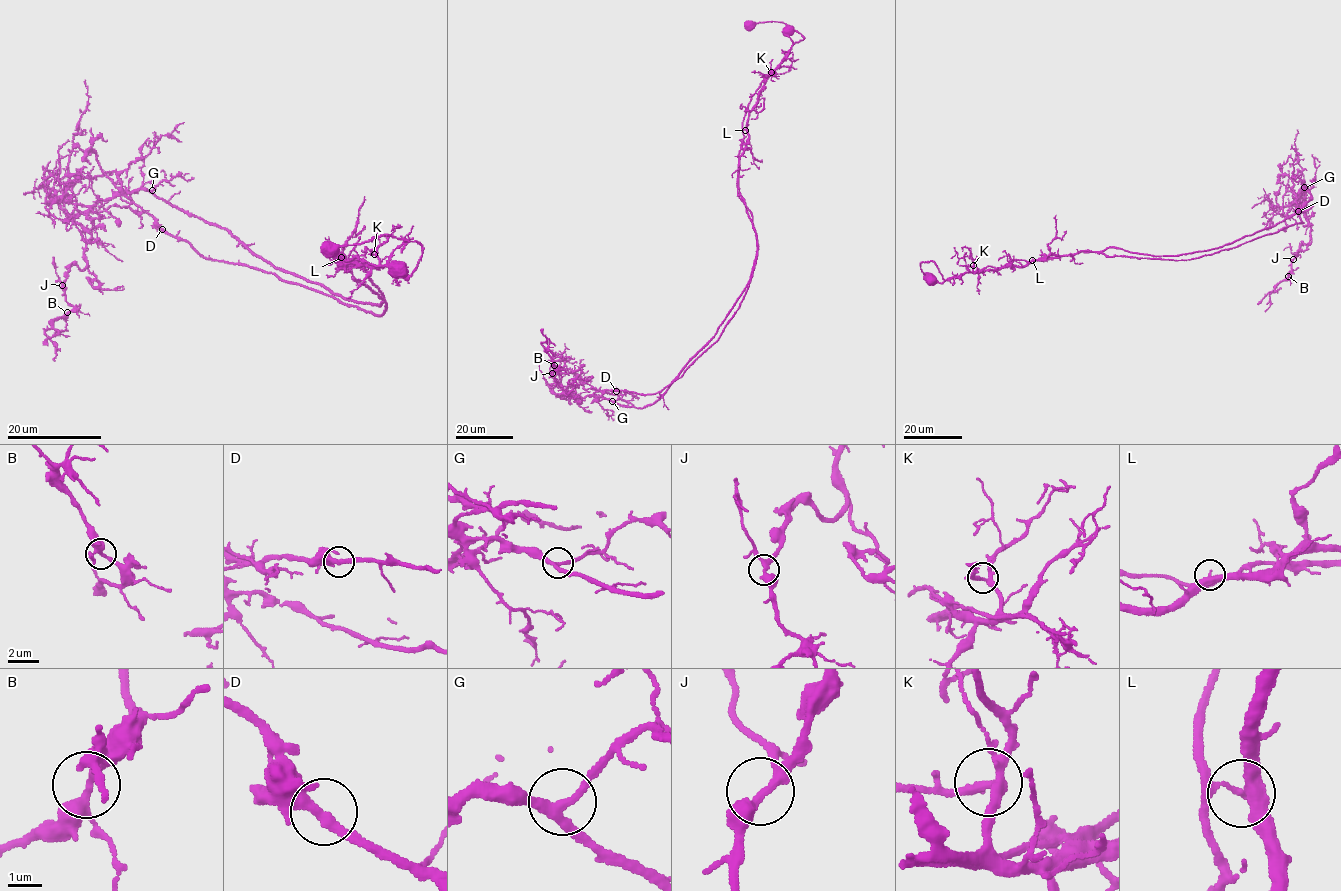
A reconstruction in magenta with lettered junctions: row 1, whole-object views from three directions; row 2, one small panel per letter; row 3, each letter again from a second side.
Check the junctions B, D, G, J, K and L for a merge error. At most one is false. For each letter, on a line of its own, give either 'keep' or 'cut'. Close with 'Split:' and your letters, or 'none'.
B: keep
D: keep
G: keep
J: keep
K: keep
L: cut
Split: L

